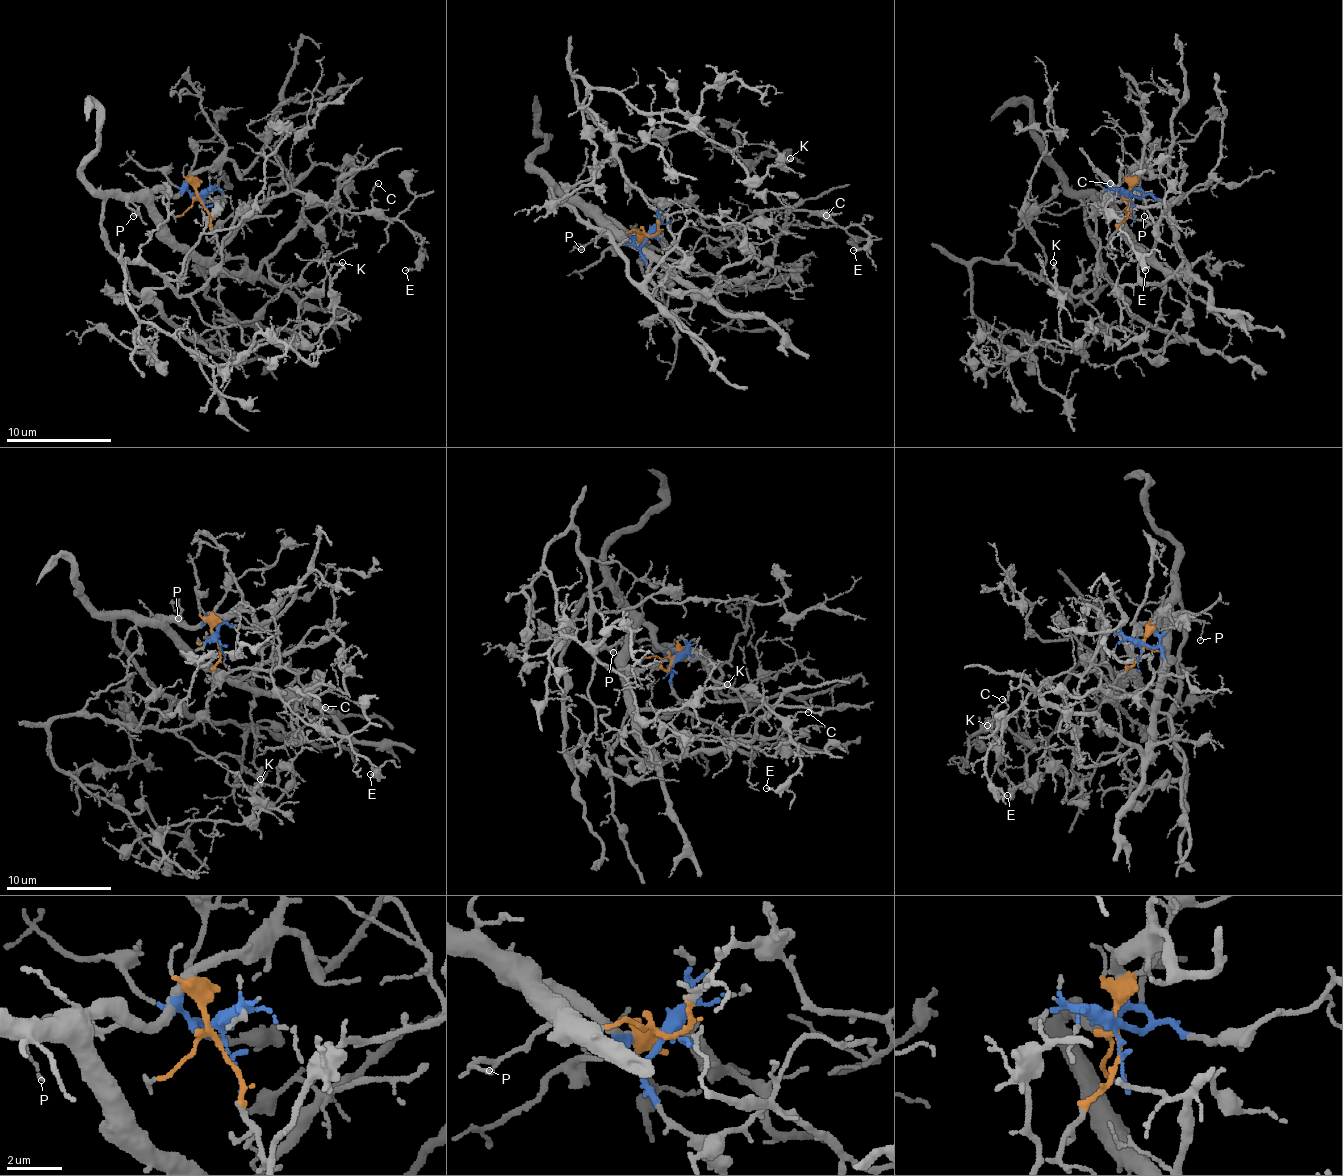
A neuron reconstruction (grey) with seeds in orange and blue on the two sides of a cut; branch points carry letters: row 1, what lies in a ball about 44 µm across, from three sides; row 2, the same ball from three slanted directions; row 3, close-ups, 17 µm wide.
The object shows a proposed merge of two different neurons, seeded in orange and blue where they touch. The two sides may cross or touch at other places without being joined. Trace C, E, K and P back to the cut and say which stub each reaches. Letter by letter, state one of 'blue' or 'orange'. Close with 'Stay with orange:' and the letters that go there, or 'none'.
C: orange
E: orange
K: orange
P: blue
Stay with orange: C, E, K

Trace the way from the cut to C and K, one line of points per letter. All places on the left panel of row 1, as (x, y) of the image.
C: (202, 201), (210, 233), (221, 246), (244, 206), (260, 199), (297, 191), (318, 201), (362, 212), (378, 183)
K: (202, 201), (221, 267), (181, 296), (129, 259), (126, 304), (210, 364), (310, 346), (341, 262)

